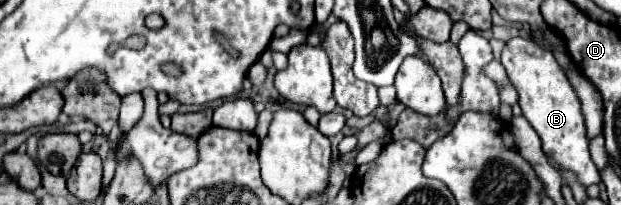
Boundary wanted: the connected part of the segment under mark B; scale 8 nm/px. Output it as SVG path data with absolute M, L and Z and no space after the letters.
M517 36L505 44L501 64L505 66L507 76L519 94L519 106L523 110L523 116L529 120L529 124L543 142L543 152L547 154L547 158L565 170L573 170L583 186L599 184L601 176L589 154L581 102L553 54L549 50L543 50L529 38Z

